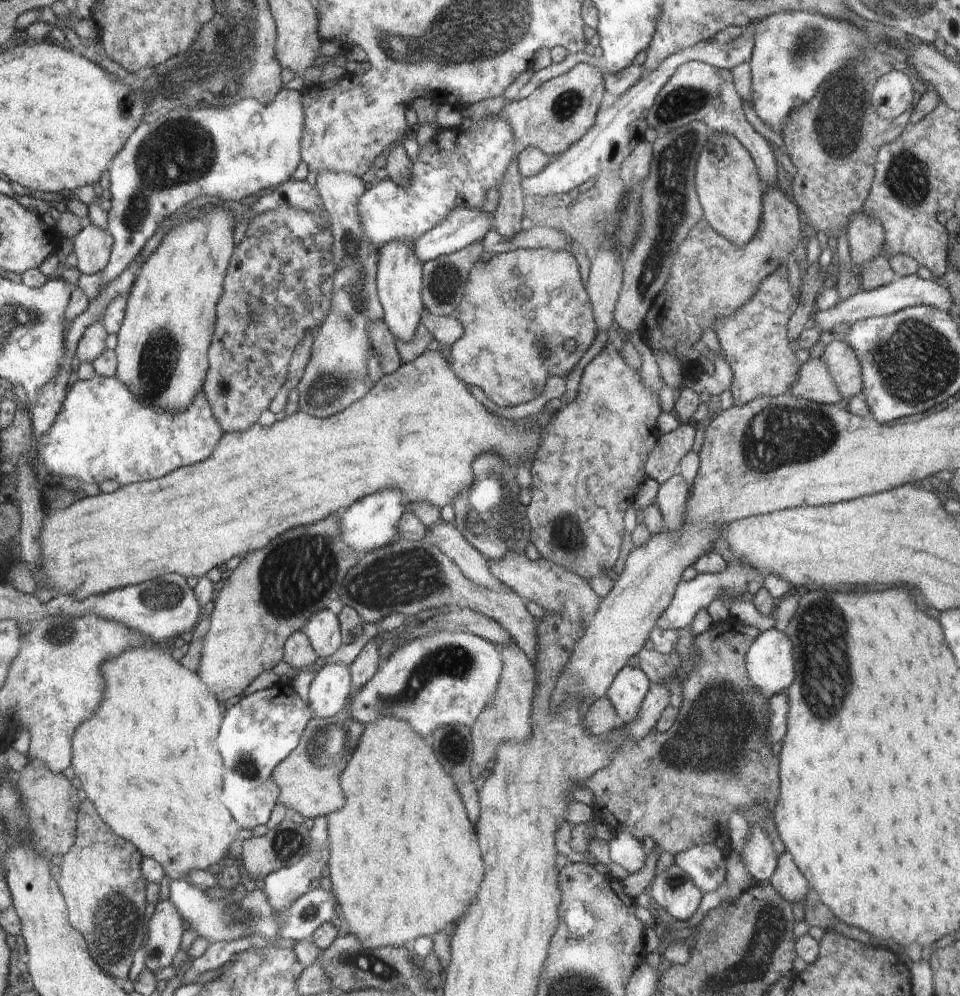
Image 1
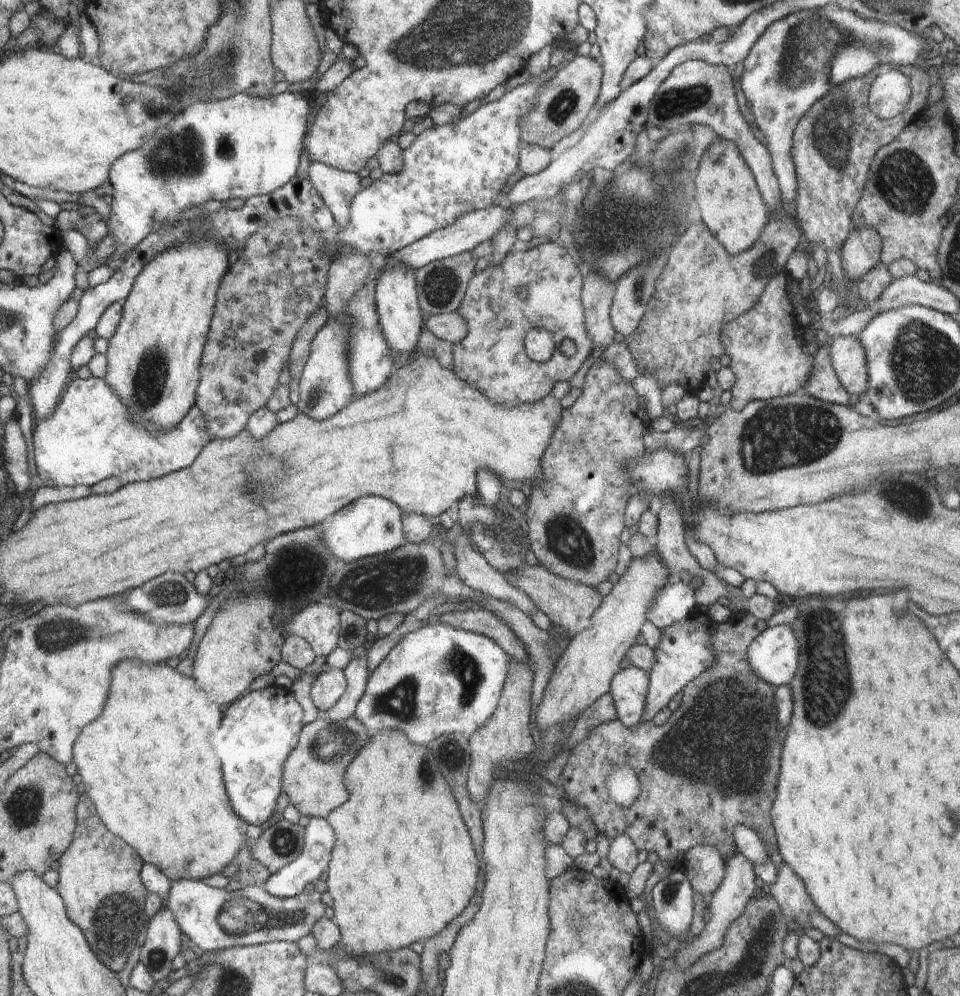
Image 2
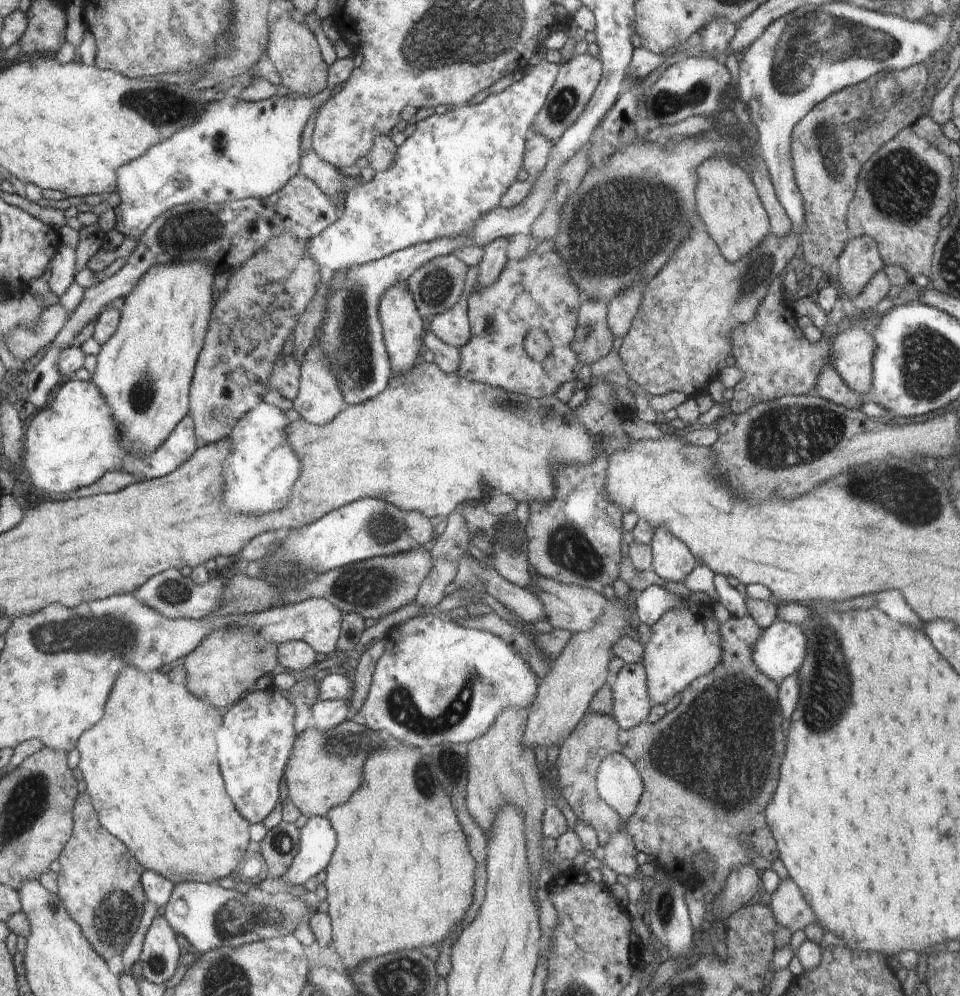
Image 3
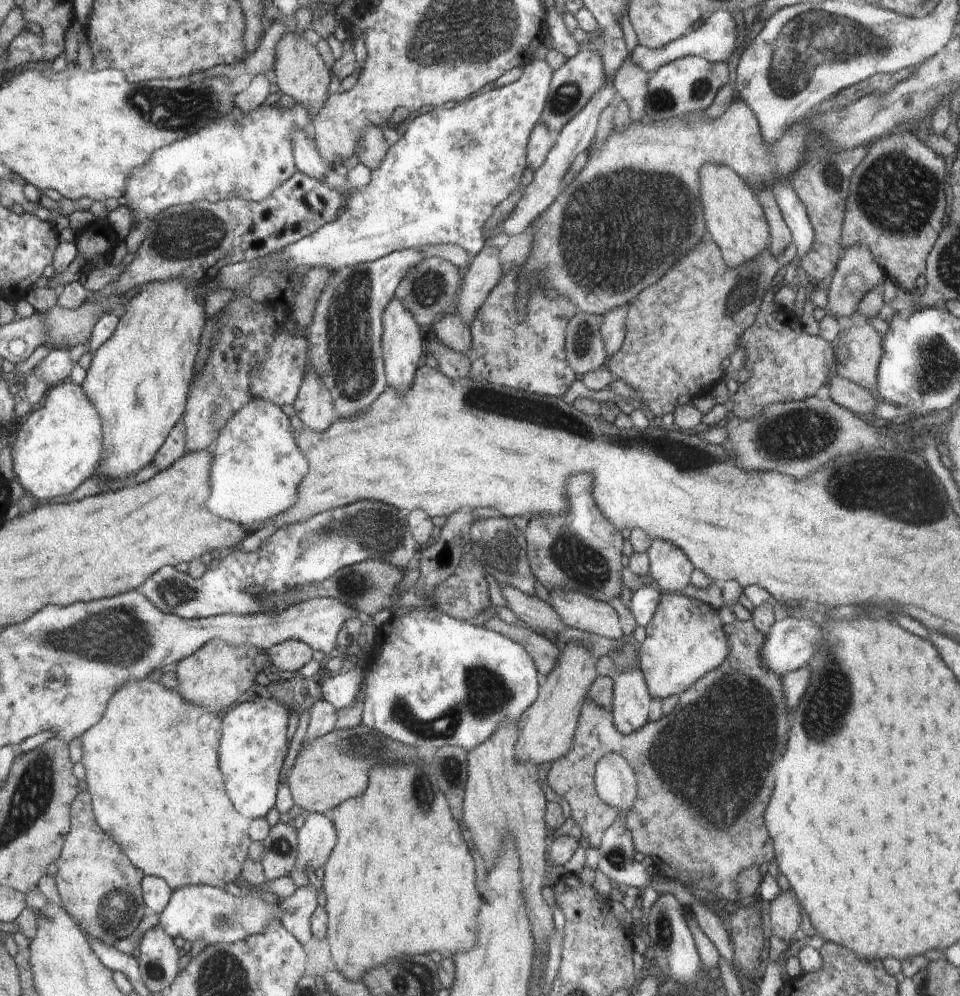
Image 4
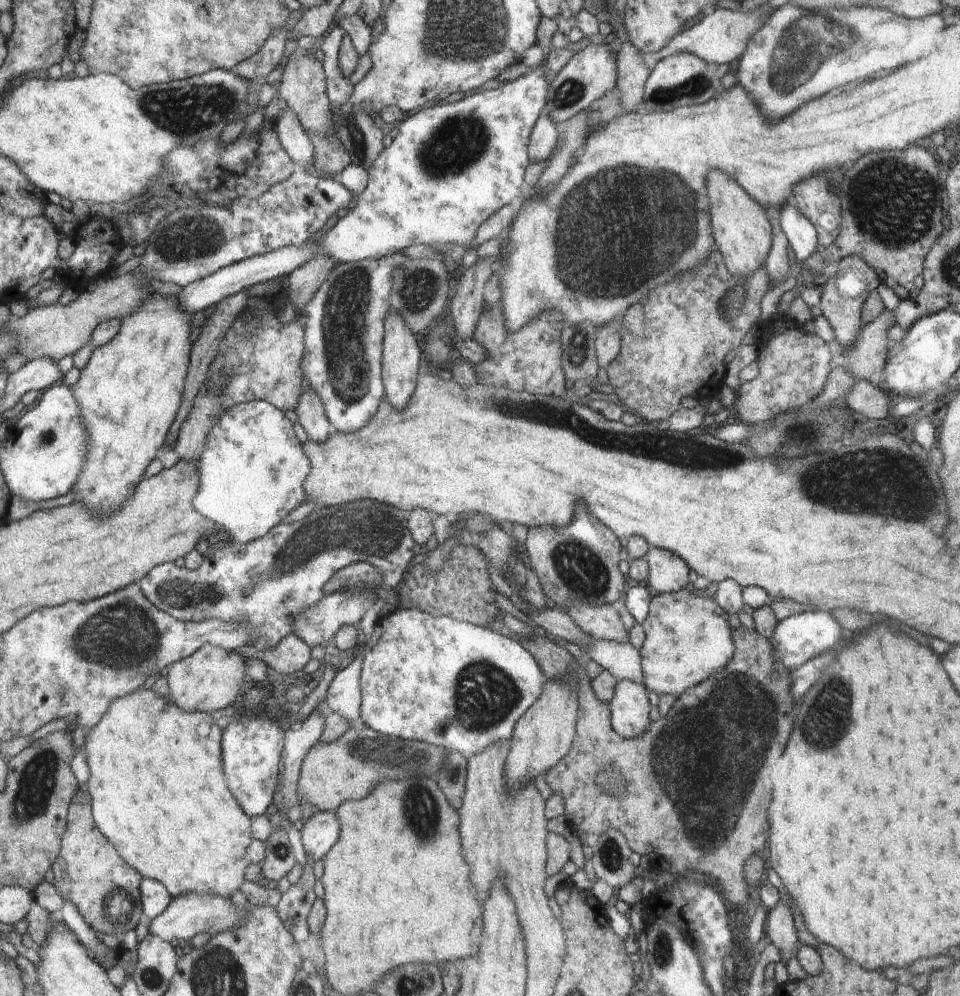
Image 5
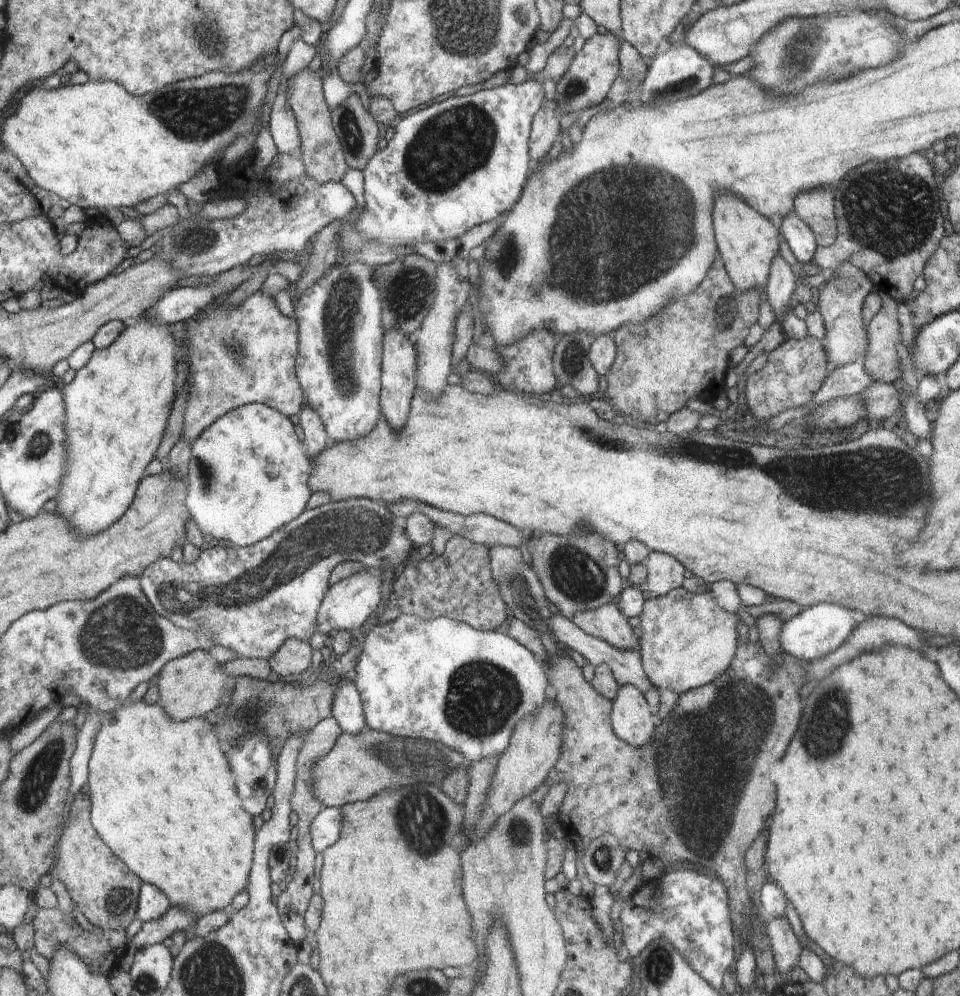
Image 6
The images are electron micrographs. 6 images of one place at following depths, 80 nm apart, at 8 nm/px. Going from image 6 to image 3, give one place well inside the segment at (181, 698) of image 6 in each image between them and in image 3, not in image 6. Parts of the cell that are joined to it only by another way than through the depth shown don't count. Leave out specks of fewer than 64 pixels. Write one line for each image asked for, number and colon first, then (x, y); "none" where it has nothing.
3: (227, 663)
4: (217, 674)
5: (209, 680)

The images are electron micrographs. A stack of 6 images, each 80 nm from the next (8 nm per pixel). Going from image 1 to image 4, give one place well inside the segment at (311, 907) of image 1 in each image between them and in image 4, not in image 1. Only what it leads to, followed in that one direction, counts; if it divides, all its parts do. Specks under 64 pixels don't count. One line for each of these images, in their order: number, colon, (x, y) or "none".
2: (212, 918)
3: (209, 916)
4: (195, 912)

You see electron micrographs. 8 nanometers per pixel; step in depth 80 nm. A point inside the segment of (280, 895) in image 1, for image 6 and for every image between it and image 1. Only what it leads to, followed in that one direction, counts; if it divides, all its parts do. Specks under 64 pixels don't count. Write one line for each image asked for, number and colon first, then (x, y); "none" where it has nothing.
2: (315, 858)
3: (317, 839)
4: (316, 840)
5: (321, 830)
6: (326, 828)

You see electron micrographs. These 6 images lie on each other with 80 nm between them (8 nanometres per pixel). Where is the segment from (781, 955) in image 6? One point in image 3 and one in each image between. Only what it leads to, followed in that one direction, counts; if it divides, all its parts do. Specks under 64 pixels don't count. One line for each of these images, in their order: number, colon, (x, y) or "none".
3: (791, 908)
4: (784, 911)
5: (779, 926)

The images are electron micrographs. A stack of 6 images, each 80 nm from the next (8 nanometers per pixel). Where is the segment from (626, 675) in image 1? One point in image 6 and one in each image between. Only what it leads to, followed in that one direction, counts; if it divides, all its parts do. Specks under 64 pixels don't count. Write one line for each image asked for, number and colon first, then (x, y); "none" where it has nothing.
2: (628, 688)
3: (631, 705)
4: (631, 702)
5: (629, 707)
6: (631, 718)

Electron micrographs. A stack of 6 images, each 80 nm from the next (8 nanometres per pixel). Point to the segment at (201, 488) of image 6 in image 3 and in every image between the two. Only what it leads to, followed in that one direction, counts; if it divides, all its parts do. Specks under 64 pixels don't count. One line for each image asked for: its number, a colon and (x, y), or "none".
3: (262, 468)
4: (258, 466)
5: (251, 474)

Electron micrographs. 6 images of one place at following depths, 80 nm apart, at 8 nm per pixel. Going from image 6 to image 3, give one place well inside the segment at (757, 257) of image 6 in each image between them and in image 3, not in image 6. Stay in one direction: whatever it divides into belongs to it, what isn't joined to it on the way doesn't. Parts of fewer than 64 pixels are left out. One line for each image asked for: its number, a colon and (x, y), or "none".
3: (728, 206)
4: (736, 223)
5: (744, 235)

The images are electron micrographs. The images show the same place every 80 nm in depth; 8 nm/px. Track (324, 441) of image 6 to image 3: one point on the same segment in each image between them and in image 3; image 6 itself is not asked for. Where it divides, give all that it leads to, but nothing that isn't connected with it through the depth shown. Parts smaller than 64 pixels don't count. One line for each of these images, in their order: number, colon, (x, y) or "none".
3: (319, 400)
4: (314, 406)
5: (311, 414)

